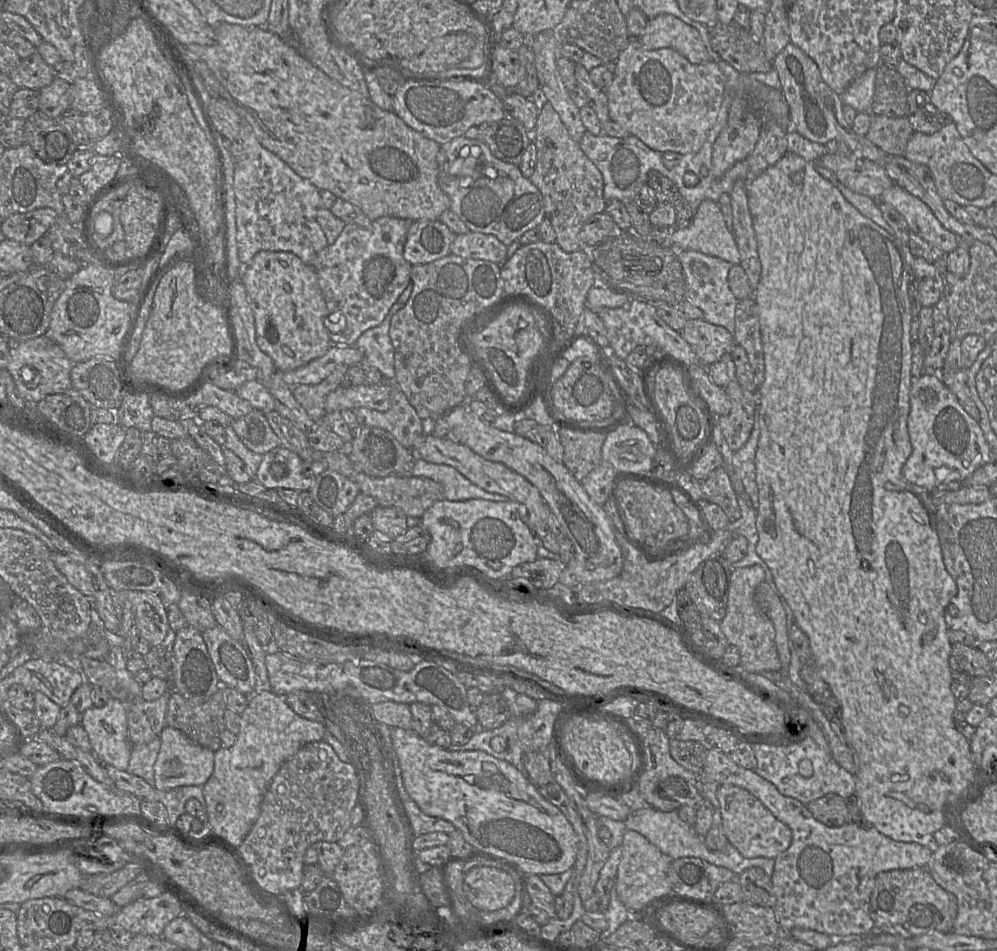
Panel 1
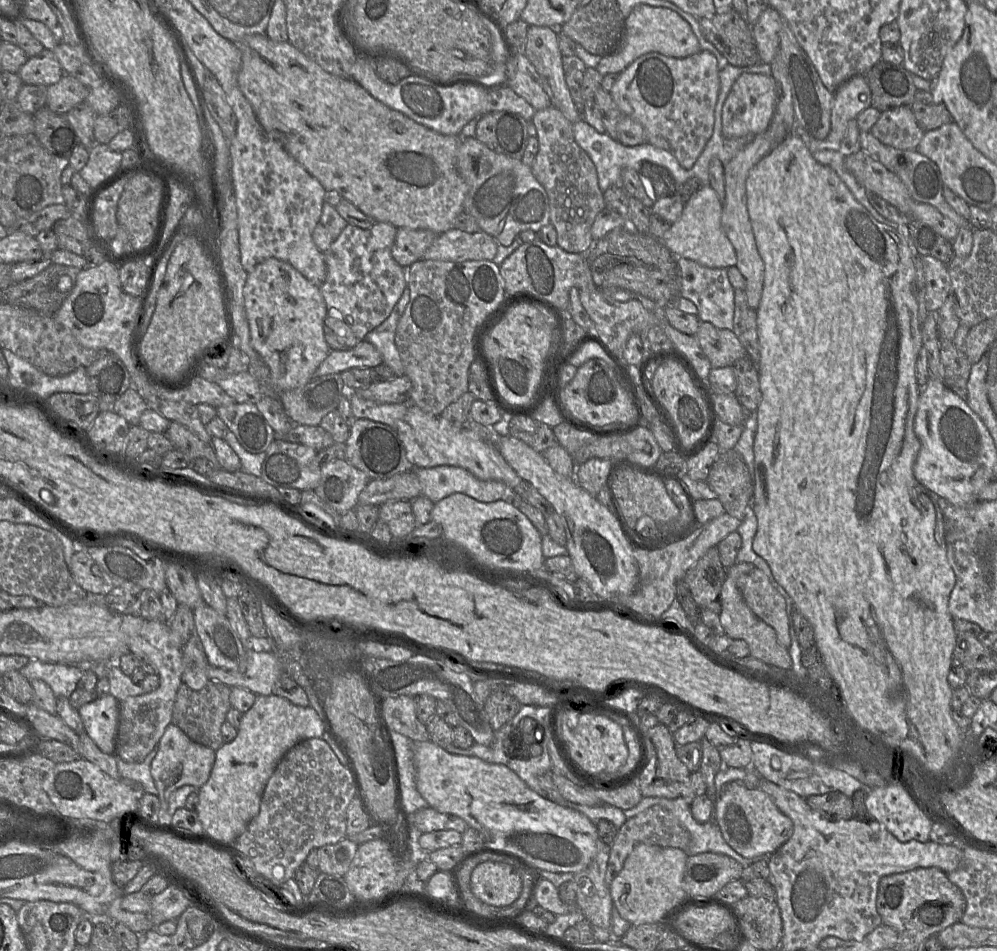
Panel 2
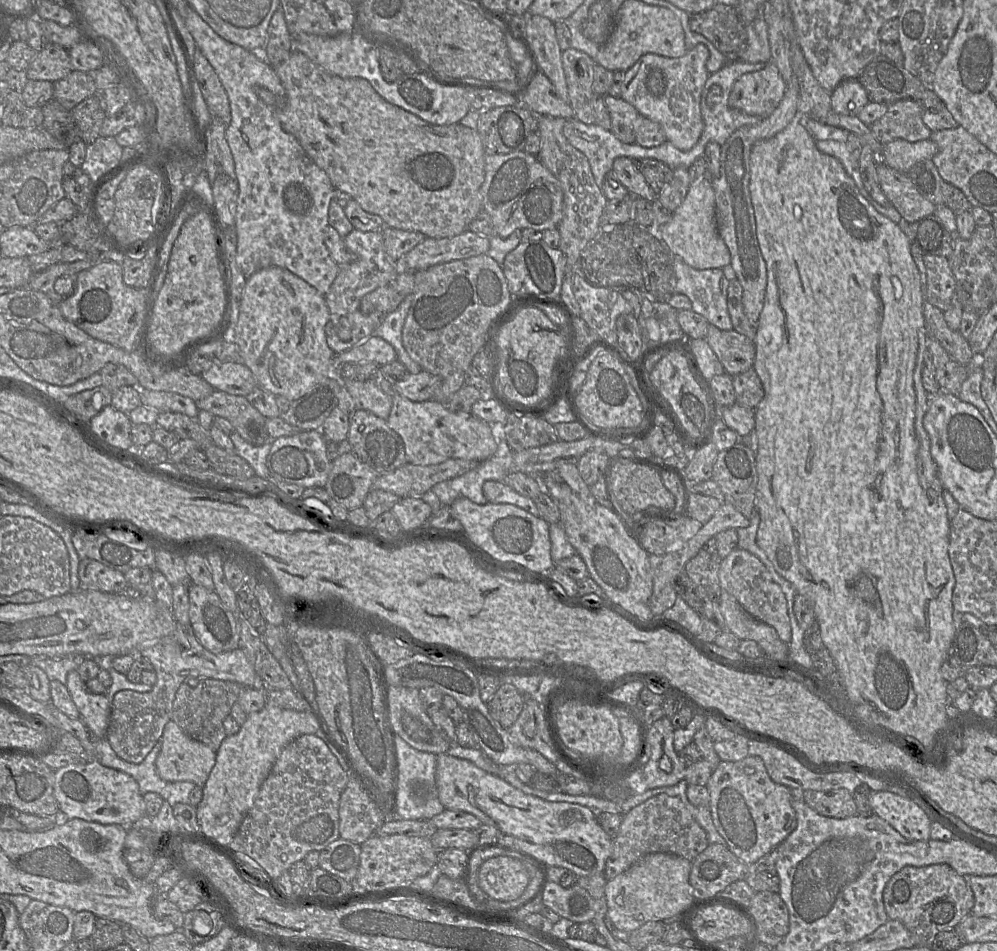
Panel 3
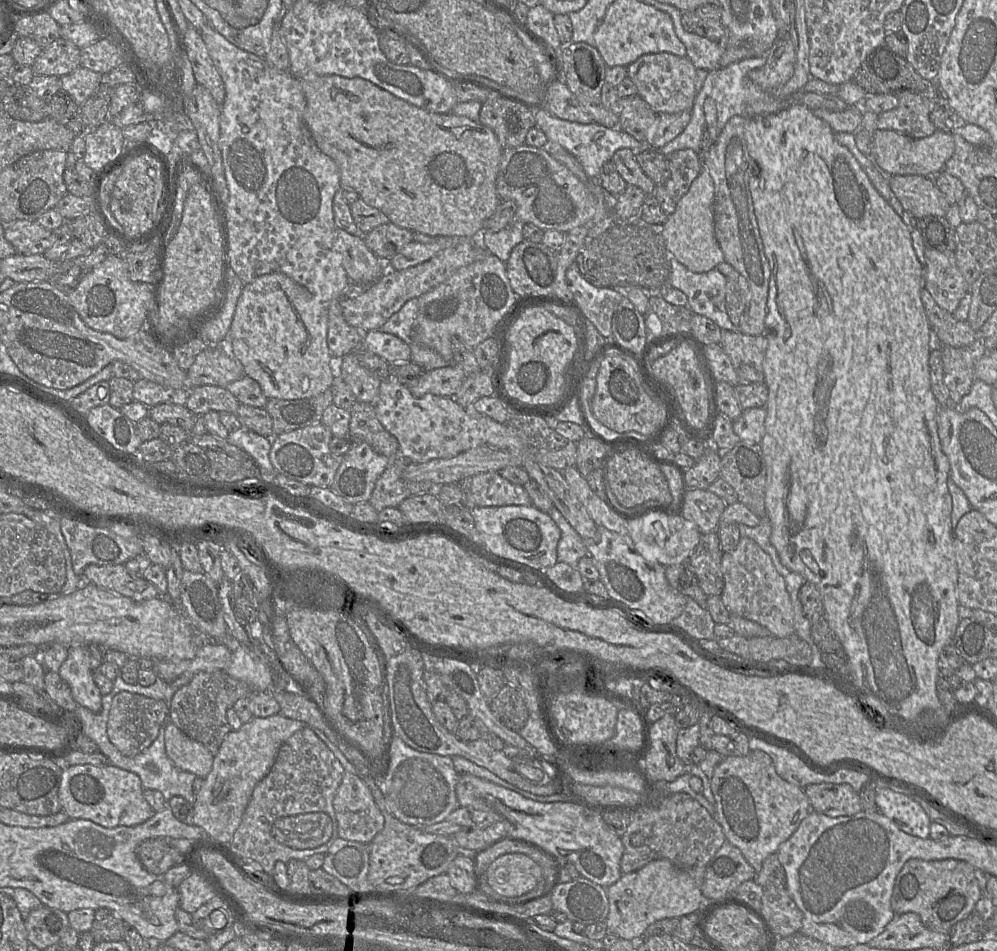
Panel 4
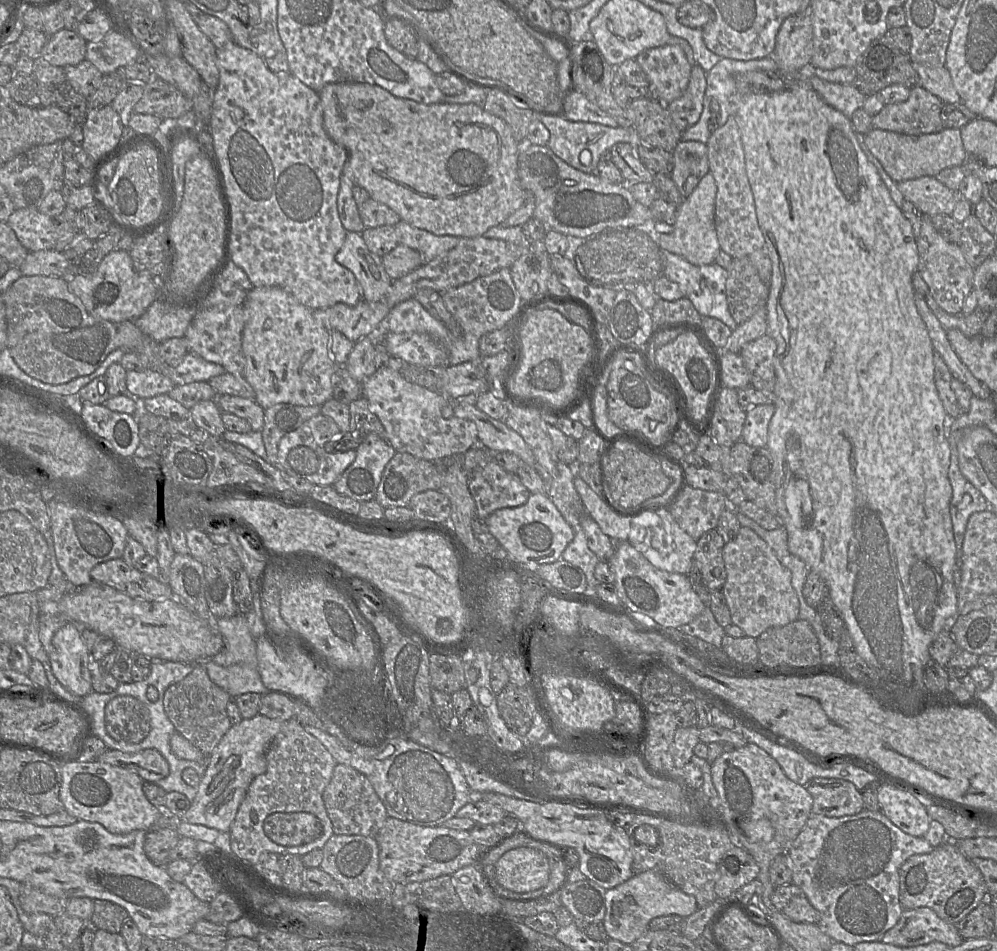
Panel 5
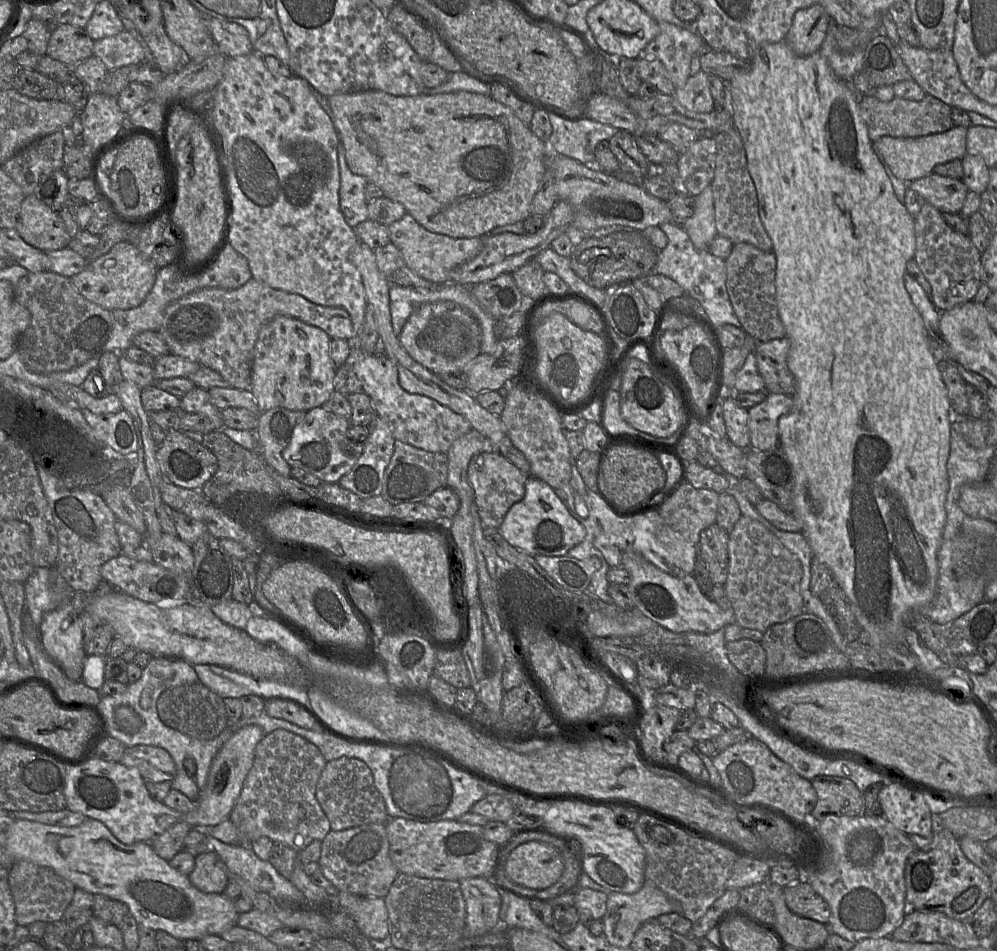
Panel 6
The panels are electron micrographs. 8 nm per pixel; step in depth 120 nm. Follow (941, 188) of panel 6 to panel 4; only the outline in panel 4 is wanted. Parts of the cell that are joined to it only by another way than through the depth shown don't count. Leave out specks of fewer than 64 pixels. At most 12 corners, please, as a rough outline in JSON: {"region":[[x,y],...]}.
{"region":[[888,176],[903,209],[915,218],[945,216],[950,203],[934,178]]}

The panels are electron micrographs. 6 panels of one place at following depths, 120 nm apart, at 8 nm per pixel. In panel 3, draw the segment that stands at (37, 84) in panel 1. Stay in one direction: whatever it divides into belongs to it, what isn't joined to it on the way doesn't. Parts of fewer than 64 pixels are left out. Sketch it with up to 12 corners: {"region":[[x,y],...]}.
{"region":[[55,43],[38,51],[28,80],[51,82],[71,72],[68,50]]}

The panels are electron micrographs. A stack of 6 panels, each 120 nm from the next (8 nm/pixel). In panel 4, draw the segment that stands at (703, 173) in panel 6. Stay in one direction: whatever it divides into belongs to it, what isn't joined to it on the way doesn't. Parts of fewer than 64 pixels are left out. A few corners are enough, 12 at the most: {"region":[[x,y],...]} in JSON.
{"region":[[698,152],[669,156],[665,187],[674,202],[689,190],[703,169]]}

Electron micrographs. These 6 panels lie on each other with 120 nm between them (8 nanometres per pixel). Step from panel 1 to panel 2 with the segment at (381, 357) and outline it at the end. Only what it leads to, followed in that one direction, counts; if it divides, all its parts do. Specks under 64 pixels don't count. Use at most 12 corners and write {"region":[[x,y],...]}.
{"region":[[406,286],[390,315],[365,340],[397,377],[404,366],[395,344],[398,321],[410,298]]}

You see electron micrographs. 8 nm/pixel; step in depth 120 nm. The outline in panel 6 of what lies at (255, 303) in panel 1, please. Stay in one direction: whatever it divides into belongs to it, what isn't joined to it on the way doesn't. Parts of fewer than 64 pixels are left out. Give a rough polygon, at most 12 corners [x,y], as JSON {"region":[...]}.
{"region":[[279,315],[259,331],[259,410],[309,411],[335,392],[331,338]]}

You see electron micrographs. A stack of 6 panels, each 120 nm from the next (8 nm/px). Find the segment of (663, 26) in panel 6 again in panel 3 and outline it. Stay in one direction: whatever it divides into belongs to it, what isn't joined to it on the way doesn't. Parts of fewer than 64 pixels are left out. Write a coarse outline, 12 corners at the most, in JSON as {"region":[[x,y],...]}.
{"region":[[703,44],[645,54],[620,98],[688,151],[704,129],[710,75]]}

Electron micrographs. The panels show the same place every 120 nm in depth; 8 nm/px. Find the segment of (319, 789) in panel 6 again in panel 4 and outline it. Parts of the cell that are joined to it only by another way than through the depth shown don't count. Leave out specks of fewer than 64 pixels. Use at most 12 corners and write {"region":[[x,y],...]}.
{"region":[[345,771],[333,799],[339,838],[369,844],[384,817]]}

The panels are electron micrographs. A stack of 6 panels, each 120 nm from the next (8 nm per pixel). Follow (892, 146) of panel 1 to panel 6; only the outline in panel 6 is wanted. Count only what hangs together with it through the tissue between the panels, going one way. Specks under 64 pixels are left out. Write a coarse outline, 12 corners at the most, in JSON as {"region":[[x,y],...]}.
{"region":[[930,94],[882,102],[859,95],[873,143],[954,126],[952,107]]}

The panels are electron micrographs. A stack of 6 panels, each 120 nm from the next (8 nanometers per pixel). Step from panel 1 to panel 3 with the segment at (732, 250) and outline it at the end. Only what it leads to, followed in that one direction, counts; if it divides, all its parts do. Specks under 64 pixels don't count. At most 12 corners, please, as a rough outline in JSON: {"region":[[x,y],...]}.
{"region":[[708,176],[691,183],[659,238],[697,270],[730,251],[715,220]]}

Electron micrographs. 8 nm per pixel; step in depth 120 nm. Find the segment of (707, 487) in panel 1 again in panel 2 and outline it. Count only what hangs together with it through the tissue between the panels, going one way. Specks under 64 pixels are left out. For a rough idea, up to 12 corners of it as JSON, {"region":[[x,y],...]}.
{"region":[[735,449],[721,450],[707,483],[743,521],[753,475]]}

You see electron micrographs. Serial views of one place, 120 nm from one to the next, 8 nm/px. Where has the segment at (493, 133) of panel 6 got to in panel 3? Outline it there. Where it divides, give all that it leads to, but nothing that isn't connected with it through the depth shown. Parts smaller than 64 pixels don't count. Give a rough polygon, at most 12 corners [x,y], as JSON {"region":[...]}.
{"region":[[292,51],[282,128],[384,226],[481,212],[477,130],[434,125]]}

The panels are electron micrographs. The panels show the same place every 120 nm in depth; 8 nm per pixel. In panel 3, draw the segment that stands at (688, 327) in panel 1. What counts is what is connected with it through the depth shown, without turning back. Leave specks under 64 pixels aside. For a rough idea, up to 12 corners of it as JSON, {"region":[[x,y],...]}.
{"region":[[709,324],[705,339],[728,375],[753,368],[755,343]]}

